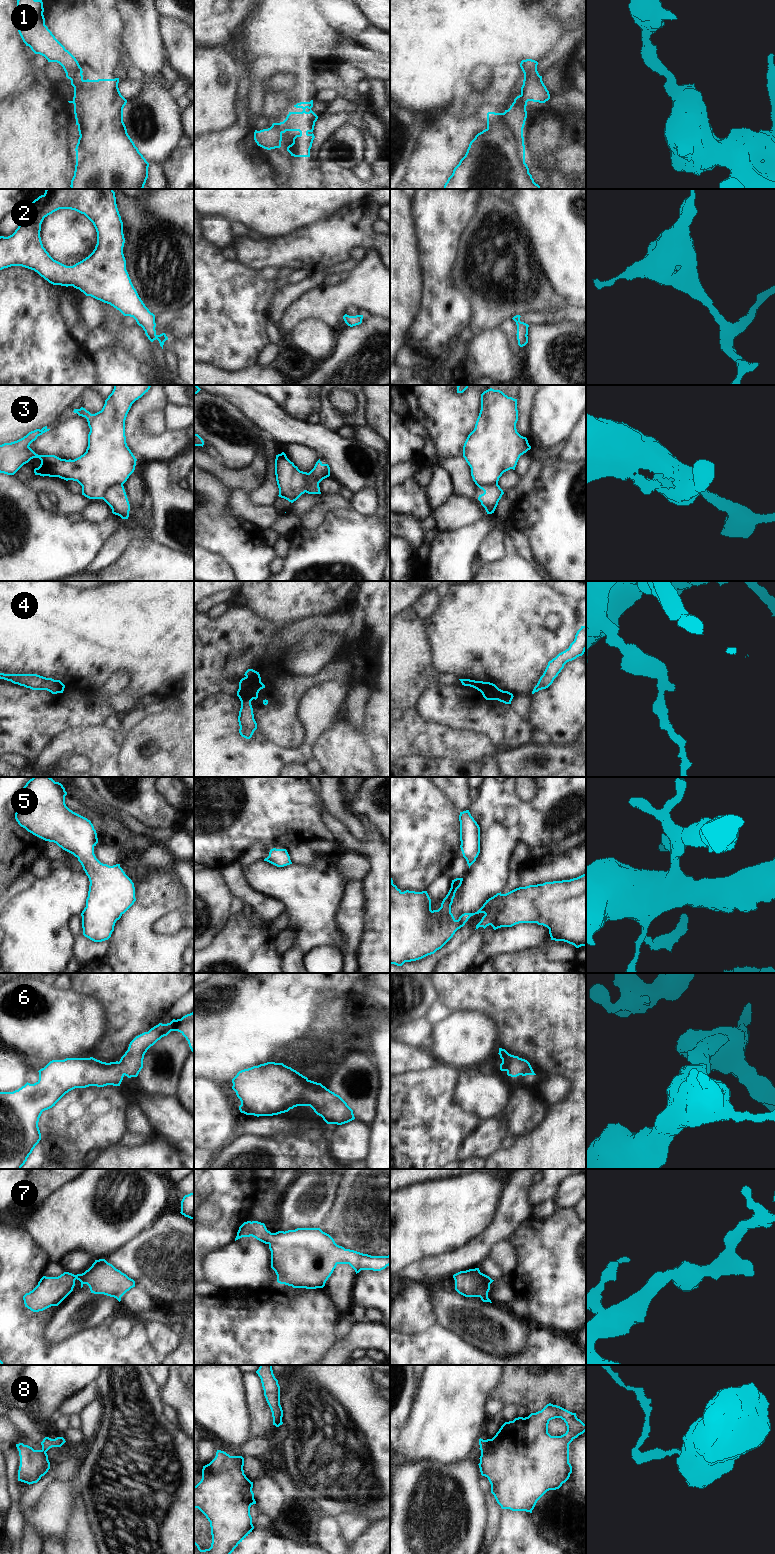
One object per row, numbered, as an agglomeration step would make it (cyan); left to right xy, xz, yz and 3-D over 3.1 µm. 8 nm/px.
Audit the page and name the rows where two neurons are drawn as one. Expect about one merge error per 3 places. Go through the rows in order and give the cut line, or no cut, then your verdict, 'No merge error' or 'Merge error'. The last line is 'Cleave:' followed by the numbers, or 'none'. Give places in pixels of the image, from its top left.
1: No split. No merge error
2: No split. No merge error
3: Split along xy (122, 484), (110, 486), (106, 490), (106, 495), (103, 499). Merge error
4: Split along xz (256, 671), (246, 676). Merge error
5: No split. No merge error
6: No split. No merge error
7: No split. No merge error
8: Split along yz (489, 1439), (488, 1445), (481, 1451). Merge error
Cleave: 3, 4, 8.

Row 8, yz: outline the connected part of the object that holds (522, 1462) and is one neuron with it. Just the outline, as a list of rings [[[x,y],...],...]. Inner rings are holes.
[[[547,1404],[541,1411],[528,1417],[518,1417],[505,1422],[489,1444],[481,1451],[479,1468],[488,1478],[491,1493],[502,1509],[532,1513],[537,1501],[549,1490],[559,1489],[572,1473],[569,1463],[569,1444],[586,1431],[586,1424],[560,1406]],[[561,1418],[567,1431],[561,1436],[548,1433],[549,1421]]]

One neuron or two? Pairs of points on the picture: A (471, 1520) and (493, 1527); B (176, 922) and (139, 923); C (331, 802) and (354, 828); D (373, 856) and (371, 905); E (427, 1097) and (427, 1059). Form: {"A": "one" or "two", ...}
{"A": "two", "B": "two", "C": "one", "D": "one", "E": "two"}

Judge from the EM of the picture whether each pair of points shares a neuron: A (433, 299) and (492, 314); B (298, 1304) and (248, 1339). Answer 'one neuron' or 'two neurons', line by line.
A: two neurons
B: one neuron

